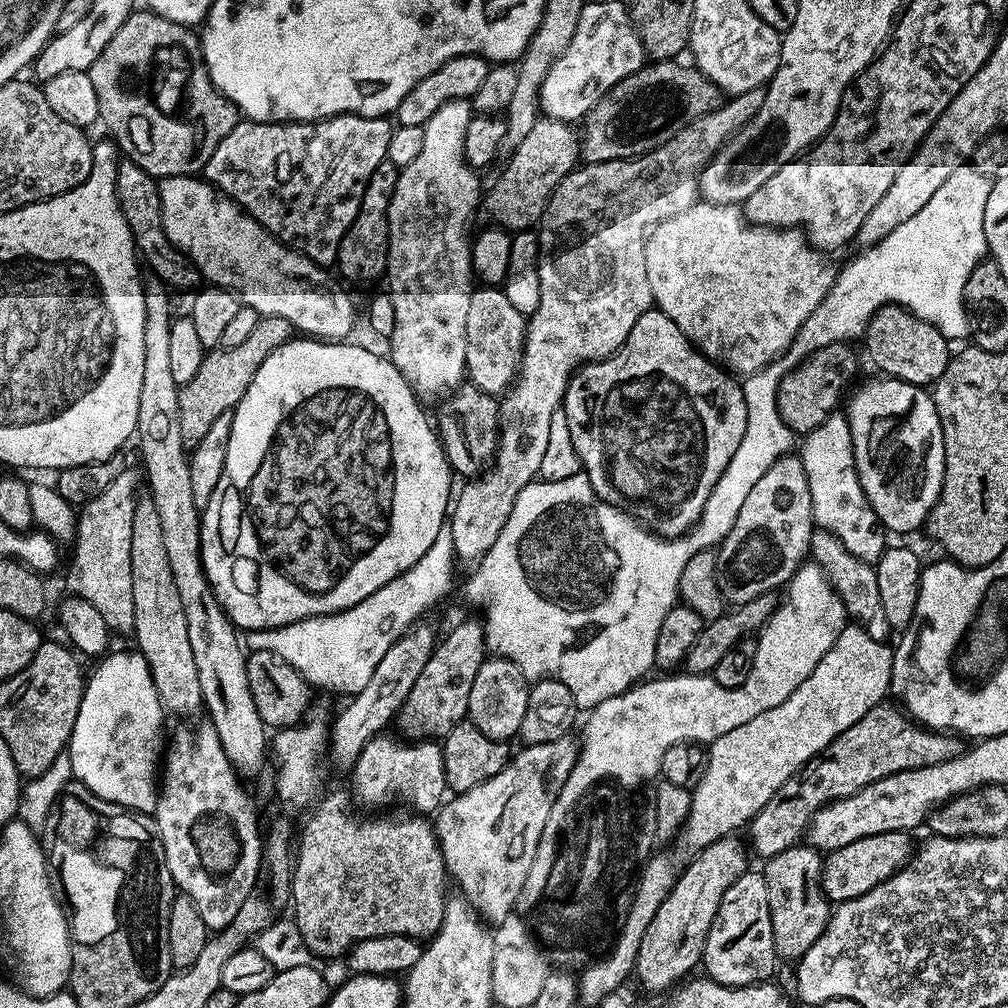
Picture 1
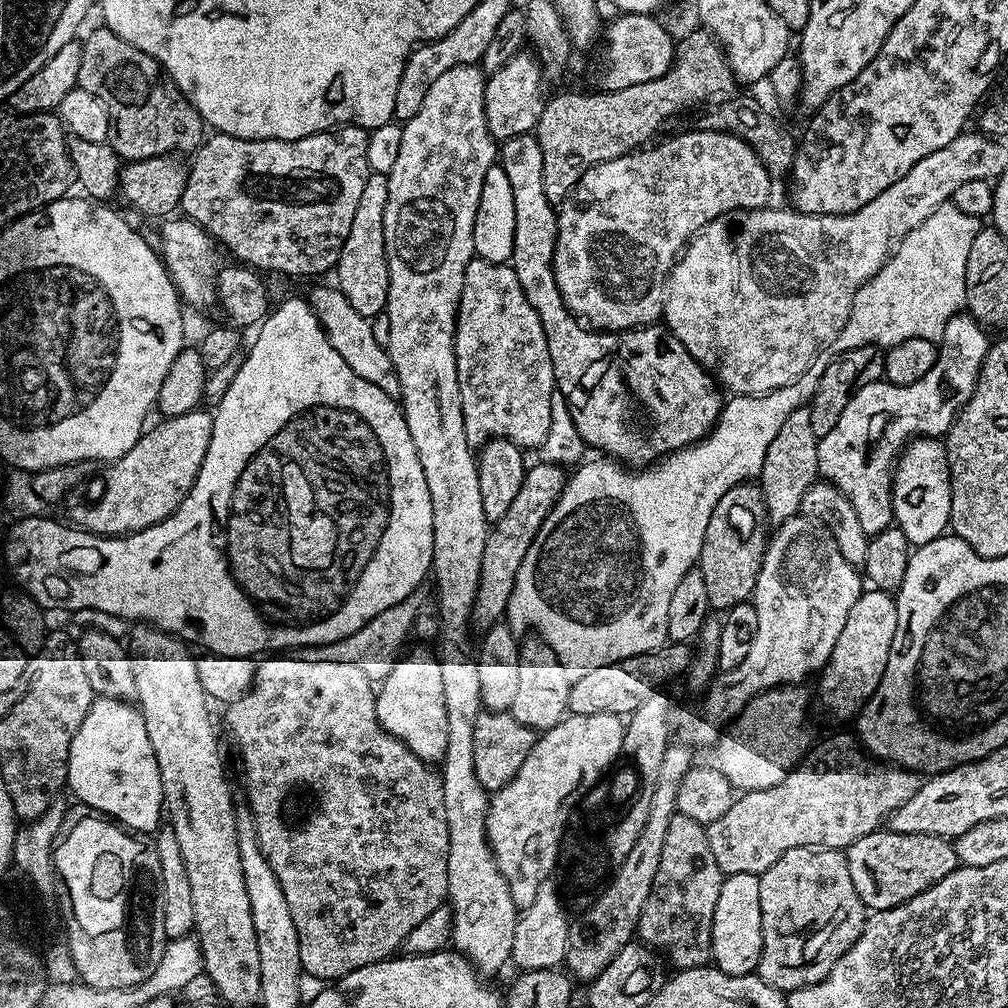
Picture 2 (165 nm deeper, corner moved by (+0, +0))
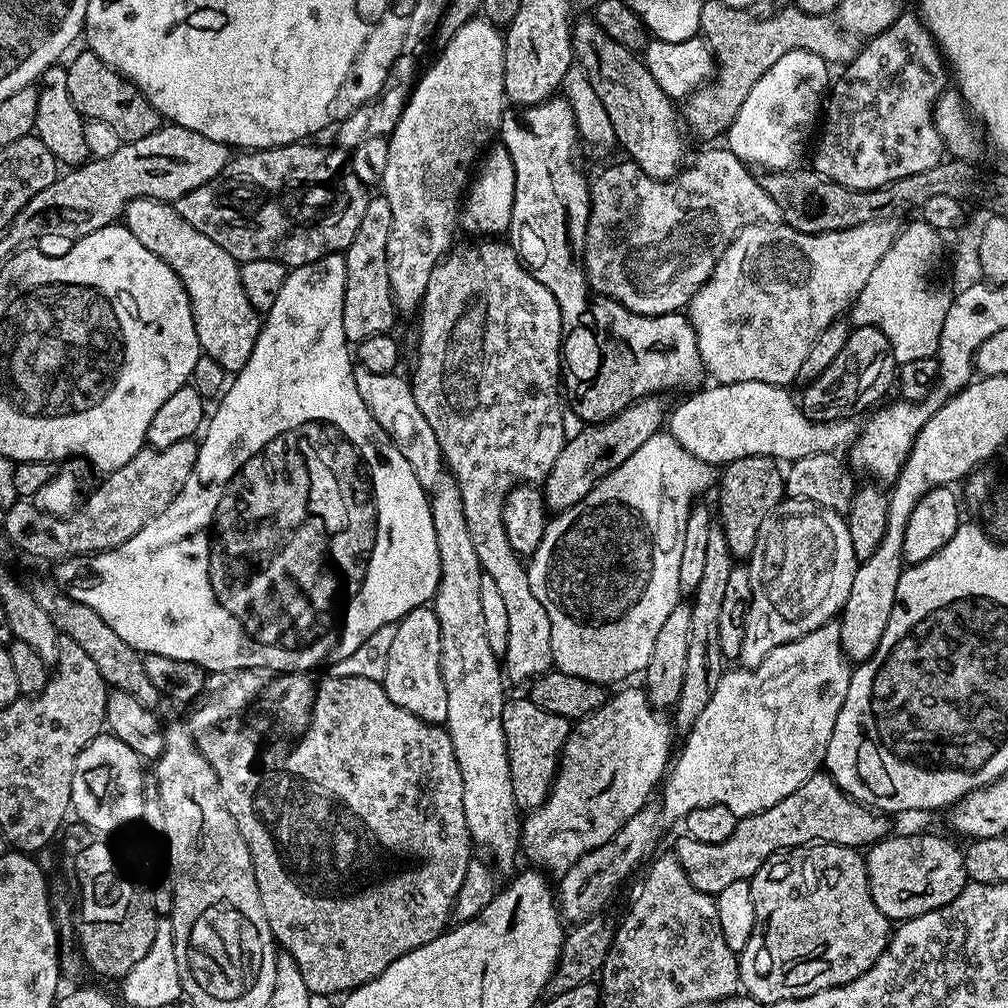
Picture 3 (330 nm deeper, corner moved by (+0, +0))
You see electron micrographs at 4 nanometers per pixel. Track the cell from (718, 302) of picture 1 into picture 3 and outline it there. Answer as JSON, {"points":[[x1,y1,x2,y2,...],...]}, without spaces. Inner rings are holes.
{"points":[[892,218,862,222,862,226,850,226,844,230,823,232,822,234,802,234,802,230,794,230,783,222,779,224,746,225,736,235,734,242,730,242,730,246,724,251,722,258,718,258,710,278,698,290,698,294,694,294,694,298,689,302,686,309,688,321,692,323,696,331,696,341,698,342,700,357,704,363,705,373,718,384,770,382,781,386,791,385,791,380,795,381,799,377,802,362,806,362,806,354,810,354,810,346,814,346,818,334,822,334,822,330,826,330,826,326,830,326,830,322,841,319,851,309,854,301,858,299,860,291,866,286,866,282,870,282,870,274,874,274,874,266,878,266,878,262,882,262,886,250,896,241,898,235,898,224,895,224,896,222]]}

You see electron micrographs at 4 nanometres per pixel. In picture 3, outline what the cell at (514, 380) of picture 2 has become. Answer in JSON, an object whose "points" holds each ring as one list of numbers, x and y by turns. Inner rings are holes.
{"points":[[472,238,467,241,469,244,457,243,448,249,448,253,434,266,430,274,430,282,426,282,426,294,422,298,418,309,420,316,420,329,416,332,416,365,412,368,410,383,414,402,418,402,418,410,422,410,426,422,430,422,430,430,434,430,434,438,438,438,438,446,442,450,446,461,446,468,454,477,456,485,462,494,463,509,466,510,466,524,470,526,470,539,474,541,474,554,478,554,478,562,485,576,494,578,498,582,498,591,502,593,502,603,506,606,506,622,510,626,510,634,506,637,506,650,502,657,502,671,509,681,516,684,531,682,537,676,549,671,553,667,552,643,550,642,550,614,546,614,546,606,538,602,534,590,530,590,530,578,527,567,522,563,521,557,510,546,510,538,506,538,506,526,502,524,502,506,506,502,508,492,517,484,539,485,550,474,550,466,562,454,562,446,565,437,563,434,563,407,560,402,562,396,562,318,560,307,538,282,528,273,524,267,520,253,516,251,511,243,500,238]]}

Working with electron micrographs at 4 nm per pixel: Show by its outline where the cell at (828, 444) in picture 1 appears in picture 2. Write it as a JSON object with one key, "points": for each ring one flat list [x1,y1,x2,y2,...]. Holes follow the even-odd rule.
{"points":[[951,316,944,327,944,338,939,341,934,366,926,370,922,379,910,382,910,386,898,386,878,378,862,386,852,393,838,422,834,422,826,435,819,437,819,475,844,491,865,533,881,532,894,520,892,486,898,448,896,452,888,436,916,436,921,432,924,438,940,438,947,433,961,408,974,394,980,368,990,347,987,335,989,333,972,316],[868,444,876,444,876,449,871,452]]}

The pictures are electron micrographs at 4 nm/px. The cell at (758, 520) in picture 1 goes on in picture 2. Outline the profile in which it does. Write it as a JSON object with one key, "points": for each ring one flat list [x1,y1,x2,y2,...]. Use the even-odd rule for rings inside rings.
{"points":[[811,407,794,410,782,430,774,434,774,442,766,450,762,470,758,477,758,487,764,495,764,510,769,521,780,524,788,520,797,511,801,511,804,495,811,484,818,479,818,437,814,426,810,426]]}

